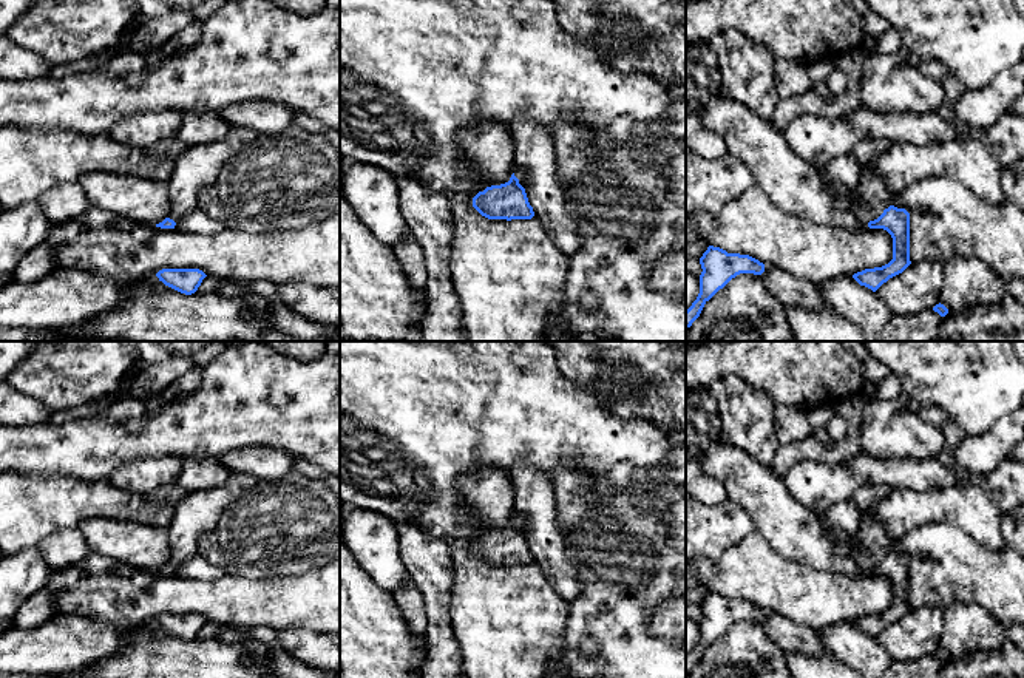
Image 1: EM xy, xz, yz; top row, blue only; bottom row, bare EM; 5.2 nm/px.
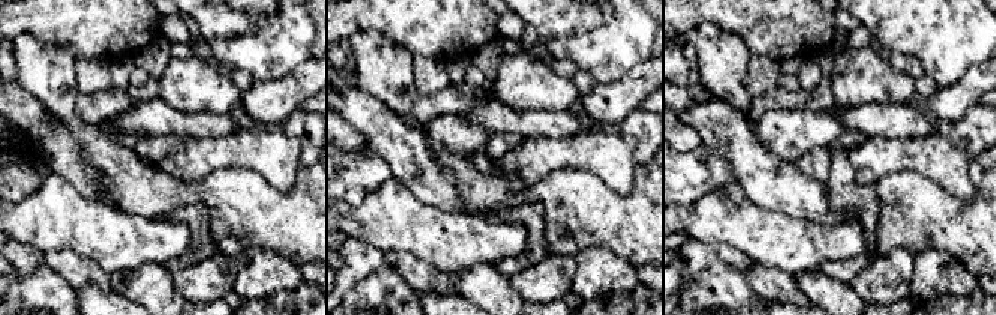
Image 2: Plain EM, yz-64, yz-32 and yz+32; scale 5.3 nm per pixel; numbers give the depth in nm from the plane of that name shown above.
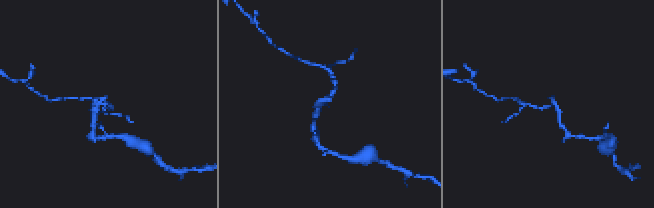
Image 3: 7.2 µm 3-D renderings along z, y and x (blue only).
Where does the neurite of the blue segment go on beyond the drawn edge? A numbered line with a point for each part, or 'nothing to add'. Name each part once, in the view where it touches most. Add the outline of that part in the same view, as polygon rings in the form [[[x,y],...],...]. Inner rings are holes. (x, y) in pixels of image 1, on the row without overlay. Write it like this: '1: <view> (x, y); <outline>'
1: yz (876, 544); [[[868,508],[860,511],[857,533],[862,550],[856,556],[856,562],[863,570],[877,565],[883,556],[893,551],[899,544],[899,541],[887,536],[883,525],[879,522],[877,516],[868,511]]]

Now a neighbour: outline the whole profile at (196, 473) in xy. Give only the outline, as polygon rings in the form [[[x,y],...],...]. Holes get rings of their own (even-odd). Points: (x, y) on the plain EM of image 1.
[[[187,457],[176,483],[187,493],[193,493],[219,486],[230,474],[219,457]]]

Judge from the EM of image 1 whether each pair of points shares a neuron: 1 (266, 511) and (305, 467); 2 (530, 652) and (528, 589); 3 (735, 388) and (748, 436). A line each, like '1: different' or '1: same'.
1: different
2: same
3: same

